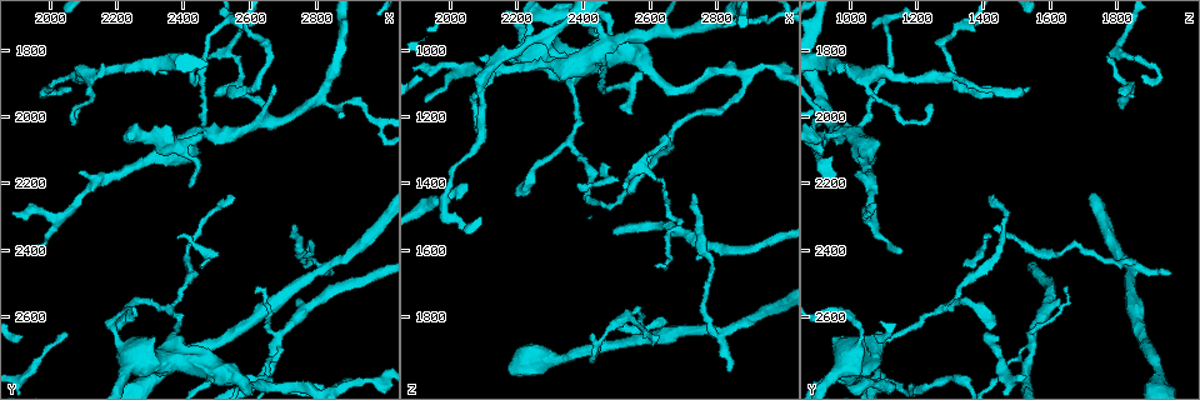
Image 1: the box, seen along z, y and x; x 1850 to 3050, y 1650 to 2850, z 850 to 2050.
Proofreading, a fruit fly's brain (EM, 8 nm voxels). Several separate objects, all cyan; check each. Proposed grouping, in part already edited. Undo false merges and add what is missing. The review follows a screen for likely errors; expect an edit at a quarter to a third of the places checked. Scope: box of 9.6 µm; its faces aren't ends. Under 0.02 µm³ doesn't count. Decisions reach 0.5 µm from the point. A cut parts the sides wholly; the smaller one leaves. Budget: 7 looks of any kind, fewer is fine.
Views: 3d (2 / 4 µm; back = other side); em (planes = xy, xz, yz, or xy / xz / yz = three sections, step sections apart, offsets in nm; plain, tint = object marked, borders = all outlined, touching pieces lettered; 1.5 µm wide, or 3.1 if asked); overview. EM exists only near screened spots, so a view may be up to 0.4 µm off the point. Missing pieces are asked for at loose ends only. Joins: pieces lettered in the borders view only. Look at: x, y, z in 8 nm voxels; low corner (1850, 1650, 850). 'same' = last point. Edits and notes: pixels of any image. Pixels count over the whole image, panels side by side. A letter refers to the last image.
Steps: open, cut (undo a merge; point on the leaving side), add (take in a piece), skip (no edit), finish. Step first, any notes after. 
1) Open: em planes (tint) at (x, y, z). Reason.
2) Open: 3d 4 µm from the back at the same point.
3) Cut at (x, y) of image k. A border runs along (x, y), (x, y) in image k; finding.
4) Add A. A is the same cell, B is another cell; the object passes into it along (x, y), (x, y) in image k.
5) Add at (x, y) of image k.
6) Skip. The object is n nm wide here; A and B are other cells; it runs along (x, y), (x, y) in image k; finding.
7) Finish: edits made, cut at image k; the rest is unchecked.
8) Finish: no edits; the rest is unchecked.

Open: 3d 4 µm at (2480, 2040, 980). Four-way junction.

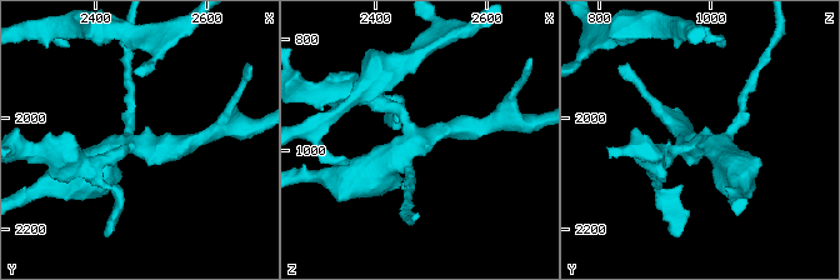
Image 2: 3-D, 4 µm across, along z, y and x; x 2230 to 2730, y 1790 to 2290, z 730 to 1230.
Open: em planes (plain) at (2475, 2050, 980). 4 arms meet here.

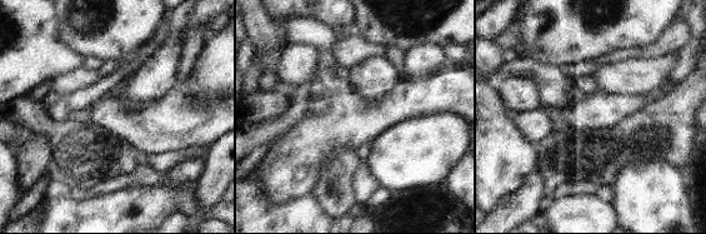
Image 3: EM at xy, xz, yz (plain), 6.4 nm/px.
Open: em planes (borders) at the same point.

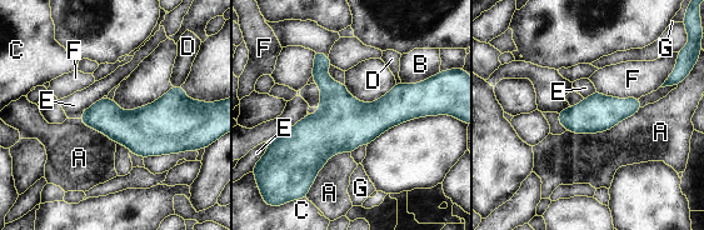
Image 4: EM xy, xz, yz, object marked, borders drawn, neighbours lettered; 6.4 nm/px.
Skip. A, B, C, D, E, F and G are other cells; a border runs along (642, 108), (607, 130), (567, 131) in image 4; all the same neuron.

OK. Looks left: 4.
Open: 3d 2 µm from the back at (2390, 2370, 1400). Tapers out.

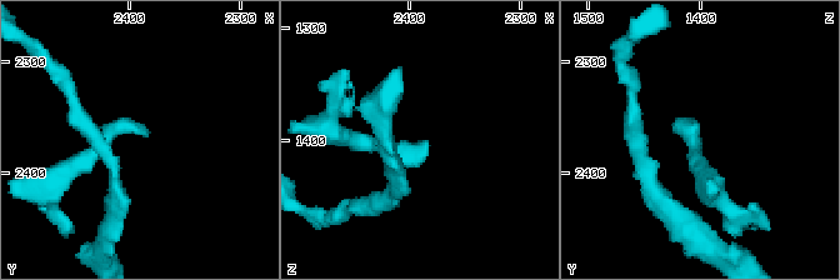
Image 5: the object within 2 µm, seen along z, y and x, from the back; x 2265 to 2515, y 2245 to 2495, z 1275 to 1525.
Open: em planes (borders) at (2386, 2360, 1398). Now the EM.

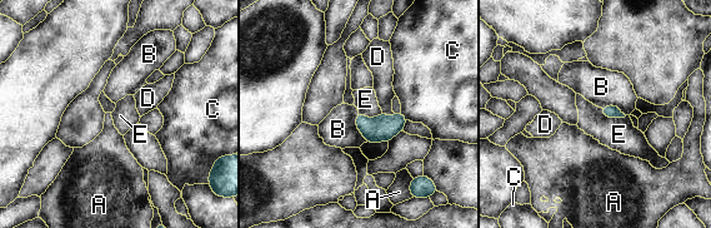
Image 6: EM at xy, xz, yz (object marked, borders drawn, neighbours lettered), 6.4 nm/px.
Skip. A, B, C, D and E are other cells; a border runs along (357, 112), (356, 128), (366, 142) in image 6; no lettered piece goes on from it.

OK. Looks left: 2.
Open: em xy step 8 (borders) at (2090, 2170, 1030). An open end.

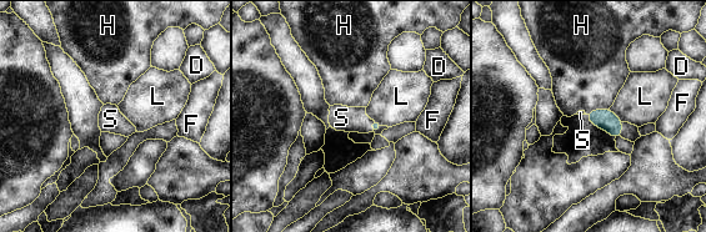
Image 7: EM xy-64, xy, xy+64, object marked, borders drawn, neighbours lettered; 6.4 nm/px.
Open: em planes (borders) at the same point. Another direction.

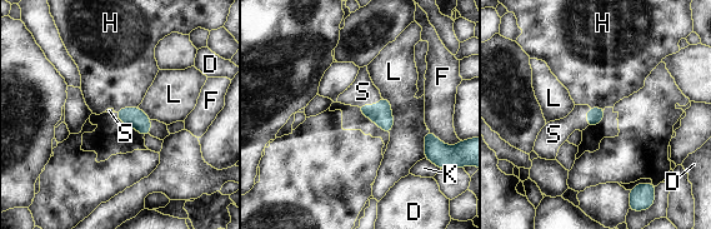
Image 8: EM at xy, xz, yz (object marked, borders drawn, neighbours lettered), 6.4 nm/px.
Add S. S is the same cell, D, F, H, K and L are other cells; the object passes into it along (380, 114), (369, 105), (362, 91) in image 8; it goes on there.

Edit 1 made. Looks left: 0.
Finish: edits made, add at image 8; the rest is unchecked.

